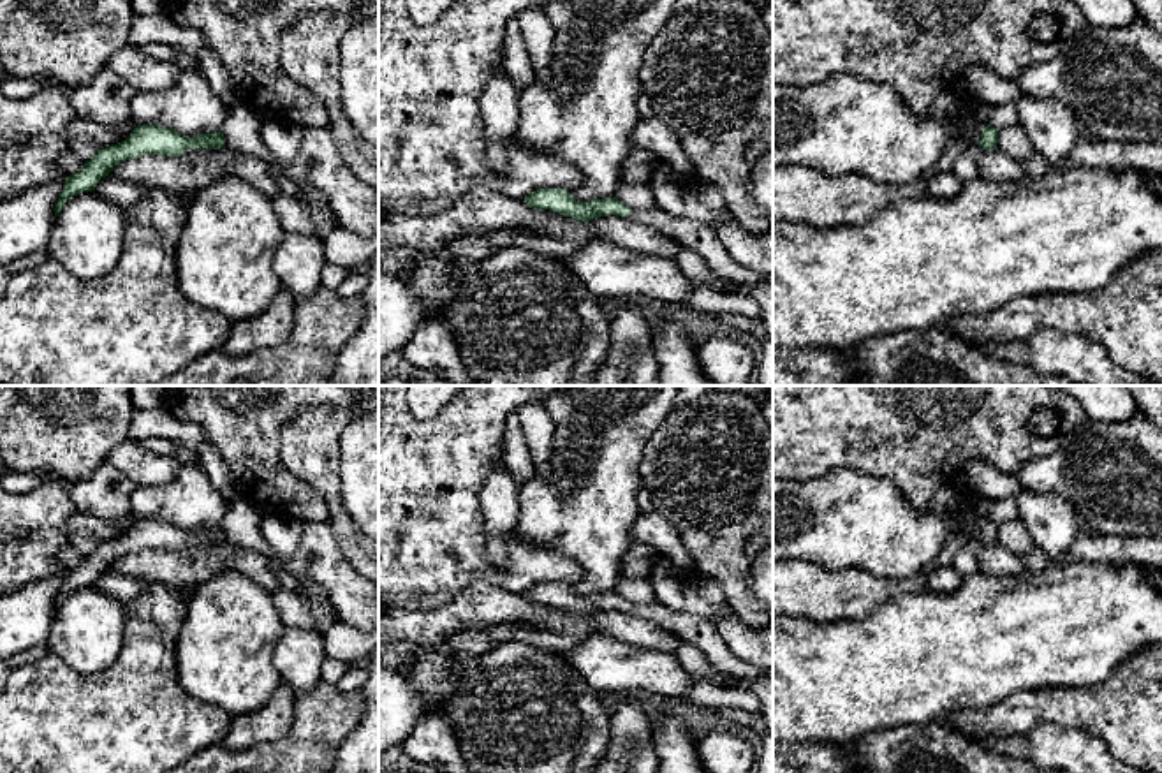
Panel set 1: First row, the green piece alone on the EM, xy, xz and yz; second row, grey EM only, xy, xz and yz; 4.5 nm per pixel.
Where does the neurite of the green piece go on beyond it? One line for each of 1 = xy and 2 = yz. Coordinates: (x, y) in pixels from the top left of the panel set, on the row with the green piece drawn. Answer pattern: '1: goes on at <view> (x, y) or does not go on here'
1: does not go on here
2: does not go on here

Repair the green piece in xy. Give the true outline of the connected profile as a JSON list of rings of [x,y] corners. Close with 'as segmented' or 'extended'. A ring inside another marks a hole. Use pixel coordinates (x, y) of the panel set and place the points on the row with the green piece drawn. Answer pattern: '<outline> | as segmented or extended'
[[[151,123],[137,125],[125,141],[99,150],[76,174],[67,176],[63,190],[55,204],[55,218],[72,195],[92,192],[102,178],[125,160],[144,155],[181,157],[187,150],[202,148],[225,148],[222,130],[185,137],[167,127]]] | as segmented

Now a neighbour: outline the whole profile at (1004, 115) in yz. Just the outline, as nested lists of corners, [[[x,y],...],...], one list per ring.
[[[1016,102],[998,104],[991,109],[989,125],[997,130],[1018,123]]]

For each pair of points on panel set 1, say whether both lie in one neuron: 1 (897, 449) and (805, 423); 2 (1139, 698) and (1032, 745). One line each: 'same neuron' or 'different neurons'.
1: same neuron
2: different neurons

